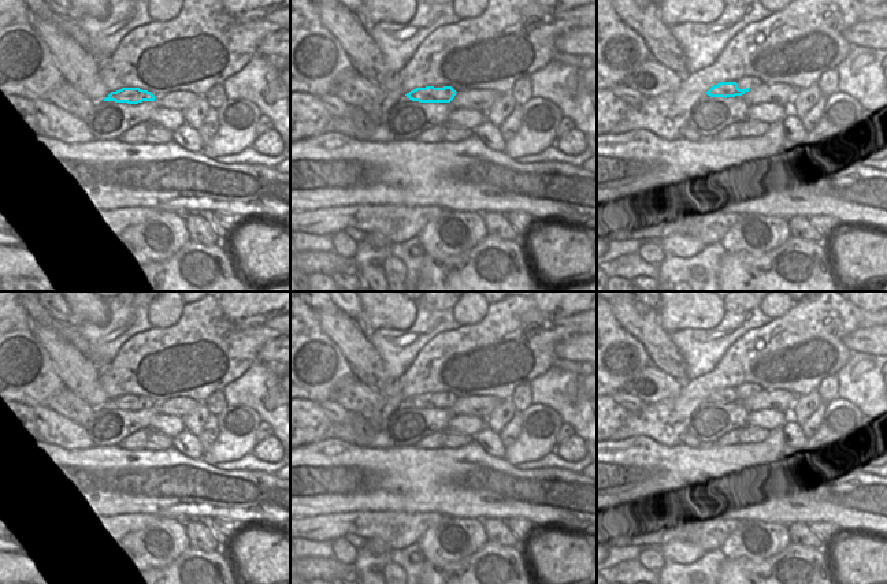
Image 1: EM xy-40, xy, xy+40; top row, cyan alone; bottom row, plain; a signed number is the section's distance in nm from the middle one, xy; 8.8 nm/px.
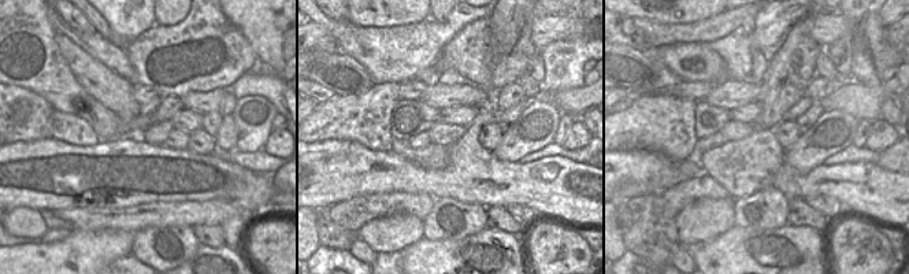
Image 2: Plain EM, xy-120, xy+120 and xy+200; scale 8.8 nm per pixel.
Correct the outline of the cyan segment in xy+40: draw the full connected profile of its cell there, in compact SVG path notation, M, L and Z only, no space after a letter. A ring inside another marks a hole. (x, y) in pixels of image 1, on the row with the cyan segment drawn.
M720 82L717 85L713 85L706 94L710 97L735 97L742 96L746 92L749 92L750 88L739 89L736 82Z

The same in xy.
M426 86L426 88L416 88L407 93L405 96L412 101L419 103L450 103L454 96L456 90L452 86L444 86L444 88L434 88L434 86Z

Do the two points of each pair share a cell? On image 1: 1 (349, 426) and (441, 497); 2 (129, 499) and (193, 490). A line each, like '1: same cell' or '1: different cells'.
1: different cells
2: same cell

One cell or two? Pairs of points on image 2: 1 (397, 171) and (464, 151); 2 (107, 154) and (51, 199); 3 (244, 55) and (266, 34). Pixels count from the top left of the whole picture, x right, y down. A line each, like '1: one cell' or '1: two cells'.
1: one cell
2: one cell
3: two cells

